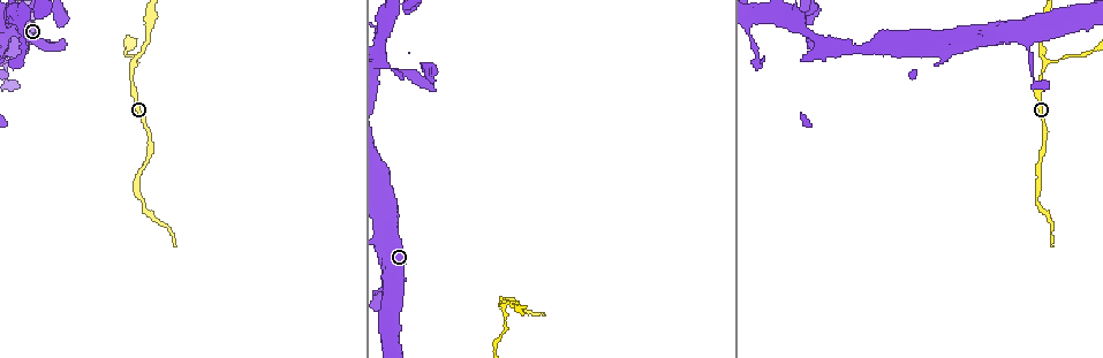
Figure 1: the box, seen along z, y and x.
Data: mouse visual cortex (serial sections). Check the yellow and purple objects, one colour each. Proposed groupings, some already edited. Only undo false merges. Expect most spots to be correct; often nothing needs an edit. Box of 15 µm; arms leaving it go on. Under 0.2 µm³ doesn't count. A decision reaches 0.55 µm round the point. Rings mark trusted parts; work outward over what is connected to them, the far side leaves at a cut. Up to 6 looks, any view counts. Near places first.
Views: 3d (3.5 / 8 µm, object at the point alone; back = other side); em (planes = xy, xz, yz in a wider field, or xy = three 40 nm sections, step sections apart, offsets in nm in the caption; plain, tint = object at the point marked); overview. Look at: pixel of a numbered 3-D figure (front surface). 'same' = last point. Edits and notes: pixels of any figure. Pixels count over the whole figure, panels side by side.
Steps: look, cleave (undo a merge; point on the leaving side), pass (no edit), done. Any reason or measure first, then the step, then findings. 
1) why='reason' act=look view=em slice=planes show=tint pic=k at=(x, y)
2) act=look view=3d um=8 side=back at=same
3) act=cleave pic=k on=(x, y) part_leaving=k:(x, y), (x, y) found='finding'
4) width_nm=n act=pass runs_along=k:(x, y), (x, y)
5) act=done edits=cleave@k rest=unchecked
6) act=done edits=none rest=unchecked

why='branch point' act=look view=3d um=8 pic=1 at=(134, 63)

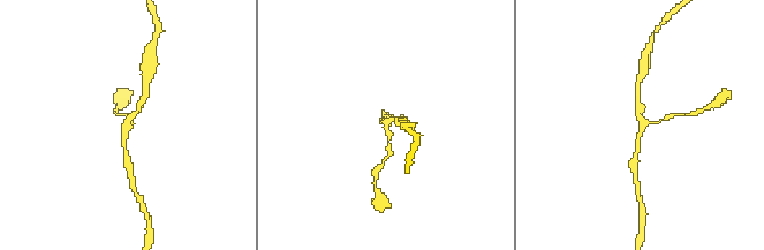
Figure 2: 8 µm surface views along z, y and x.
act=look view=3d um=3.5 pic=2 at=(128, 125)

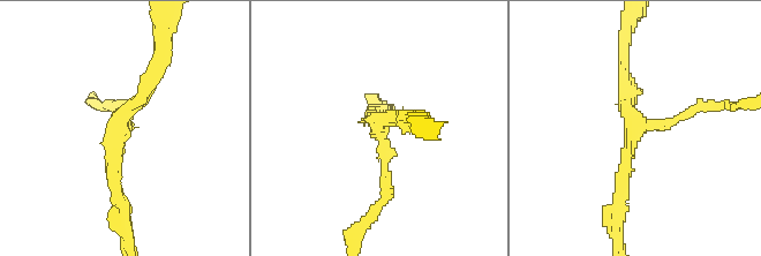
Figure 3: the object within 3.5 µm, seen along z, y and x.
act=look view=em slice=xy step=1 show=tint pic=3 at=(379, 123)

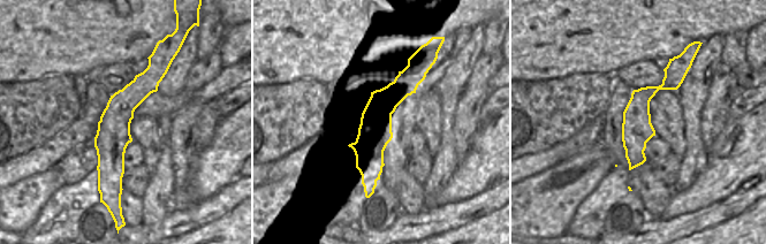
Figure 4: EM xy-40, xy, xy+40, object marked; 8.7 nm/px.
arms=3 act=pass runs_along=3:(122, 209), (119, 117), (157, 70) found='one cell here'

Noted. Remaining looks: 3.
act=look view=3d um=3.5 pic=1 at=(942, 50)

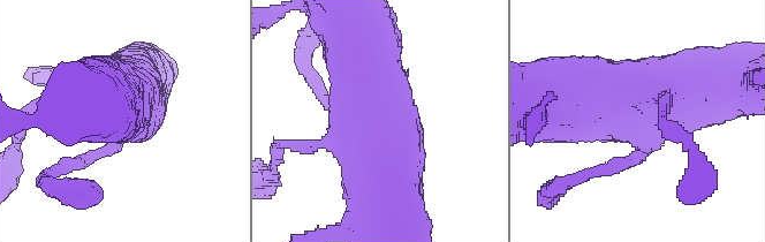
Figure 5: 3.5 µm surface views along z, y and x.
act=look view=em slice=xy step=3 show=tint pic=5 at=(643, 128)

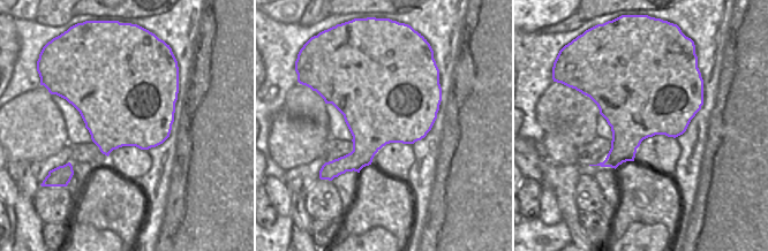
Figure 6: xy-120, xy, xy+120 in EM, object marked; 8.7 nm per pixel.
act=pass runs_along=5:(387, 199), (384, 123), (363, 52) found='one cell here'

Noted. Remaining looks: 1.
act=done edits=none rest=unchecked

